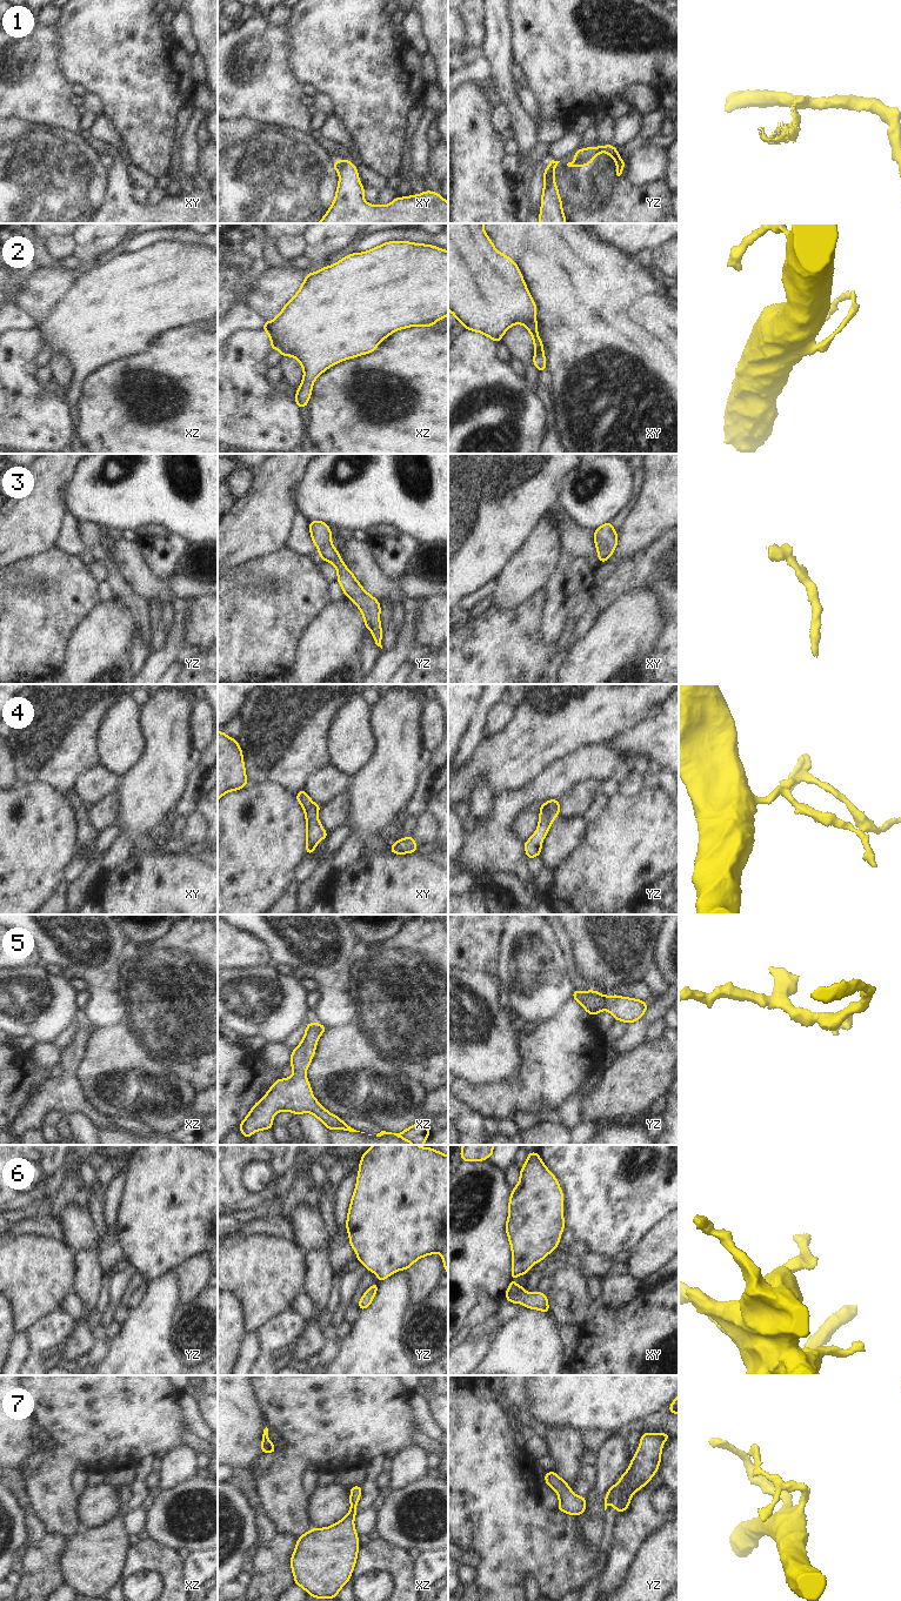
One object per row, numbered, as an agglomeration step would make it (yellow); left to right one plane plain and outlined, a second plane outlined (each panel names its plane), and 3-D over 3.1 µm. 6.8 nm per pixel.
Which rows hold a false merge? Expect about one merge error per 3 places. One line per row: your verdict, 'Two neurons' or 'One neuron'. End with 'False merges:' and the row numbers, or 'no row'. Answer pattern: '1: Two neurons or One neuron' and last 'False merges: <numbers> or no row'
1: Two neurons
2: One neuron
3: One neuron
4: Two neurons
5: One neuron
6: One neuron
7: One neuron
False merges: 1, 4.

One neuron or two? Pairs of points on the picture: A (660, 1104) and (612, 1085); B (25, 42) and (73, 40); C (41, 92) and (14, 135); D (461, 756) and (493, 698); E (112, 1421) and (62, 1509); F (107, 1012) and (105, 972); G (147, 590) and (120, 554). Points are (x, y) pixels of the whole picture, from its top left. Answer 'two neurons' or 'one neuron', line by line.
A: two neurons
B: two neurons
C: two neurons
D: one neuron
E: one neuron
F: one neuron
G: one neuron

